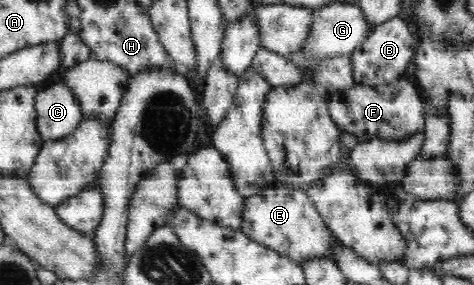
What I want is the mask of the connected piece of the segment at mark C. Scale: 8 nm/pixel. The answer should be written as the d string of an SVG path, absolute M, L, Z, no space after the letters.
M64 83L39 91L34 108L37 130L44 141L68 137L84 120L82 106Z

